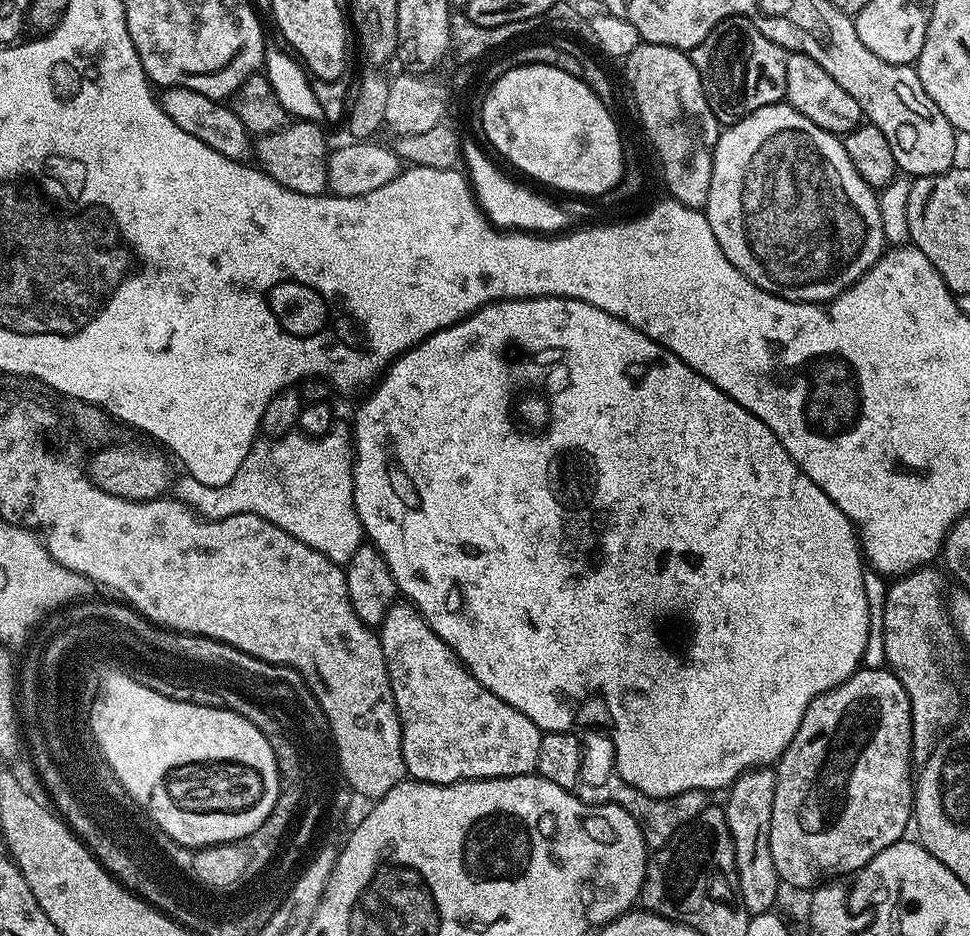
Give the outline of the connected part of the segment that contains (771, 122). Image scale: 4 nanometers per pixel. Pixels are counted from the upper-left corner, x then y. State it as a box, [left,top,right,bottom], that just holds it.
[702,102,886,304]

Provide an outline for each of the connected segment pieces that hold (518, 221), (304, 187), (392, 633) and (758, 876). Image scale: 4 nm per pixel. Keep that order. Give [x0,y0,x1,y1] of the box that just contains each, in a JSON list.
[[461,141,586,234],[254,119,330,196],[378,602,542,784],[722,766,782,914]]

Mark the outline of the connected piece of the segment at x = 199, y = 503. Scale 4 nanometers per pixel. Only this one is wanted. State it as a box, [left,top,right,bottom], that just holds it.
[175,430,362,566]

